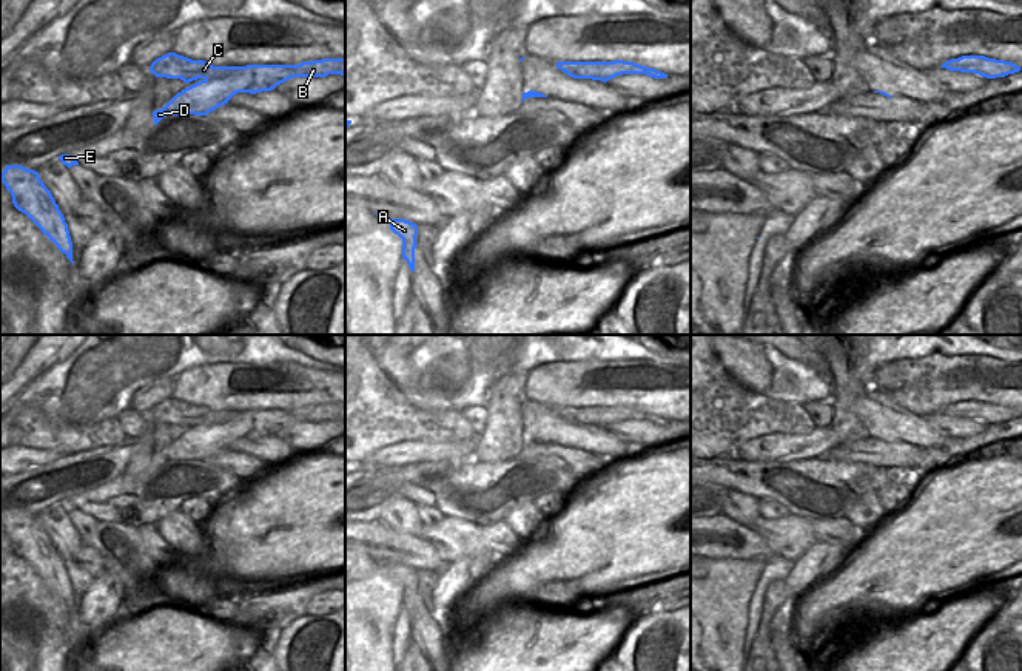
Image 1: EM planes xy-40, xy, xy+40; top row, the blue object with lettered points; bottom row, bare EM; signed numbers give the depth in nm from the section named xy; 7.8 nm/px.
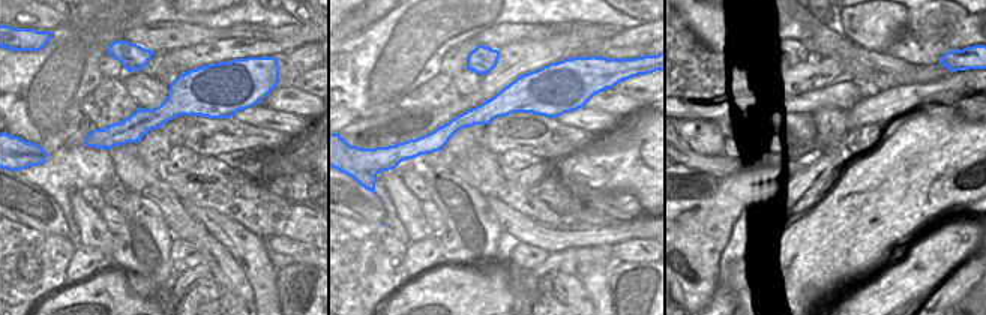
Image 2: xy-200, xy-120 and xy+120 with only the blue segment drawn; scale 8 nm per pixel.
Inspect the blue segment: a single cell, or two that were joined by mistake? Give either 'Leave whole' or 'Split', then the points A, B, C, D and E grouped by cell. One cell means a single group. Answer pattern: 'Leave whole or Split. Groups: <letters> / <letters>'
Split. Groups: A B D E / C

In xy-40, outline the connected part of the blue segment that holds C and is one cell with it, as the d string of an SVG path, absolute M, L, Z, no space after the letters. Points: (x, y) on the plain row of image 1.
M176 398L156 404L150 416L156 423L180 424L190 429L197 424L219 424L236 418L242 412L213 412L203 406L191 406Z

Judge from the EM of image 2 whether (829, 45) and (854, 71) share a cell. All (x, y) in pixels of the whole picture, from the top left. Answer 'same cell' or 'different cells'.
different cells

